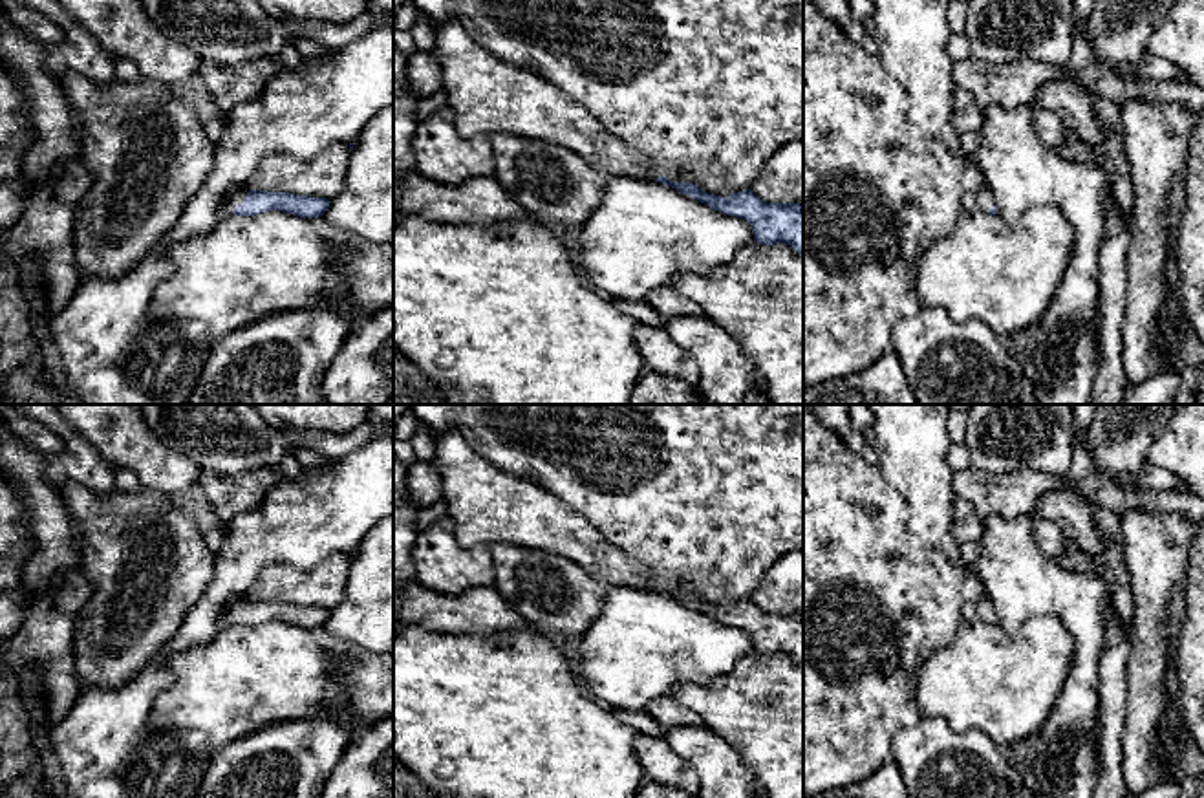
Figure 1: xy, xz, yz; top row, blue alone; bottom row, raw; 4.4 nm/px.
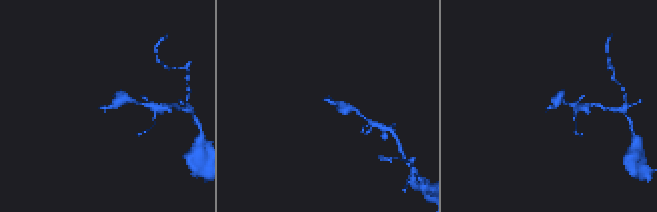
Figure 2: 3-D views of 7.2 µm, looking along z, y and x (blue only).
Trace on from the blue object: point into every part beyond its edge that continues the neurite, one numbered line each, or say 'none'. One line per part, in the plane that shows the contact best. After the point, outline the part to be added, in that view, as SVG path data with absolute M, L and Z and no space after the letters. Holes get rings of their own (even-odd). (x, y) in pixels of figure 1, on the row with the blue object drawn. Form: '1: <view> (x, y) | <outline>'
1: xy (227, 211) | M245 192L236 194L229 203L221 209L221 216L229 218L232 216L232 210L245 200Z

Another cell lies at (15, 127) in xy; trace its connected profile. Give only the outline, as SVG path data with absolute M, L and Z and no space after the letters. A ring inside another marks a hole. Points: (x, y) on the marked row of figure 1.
M0 66L0 185L18 178L31 145L31 119L20 88Z

